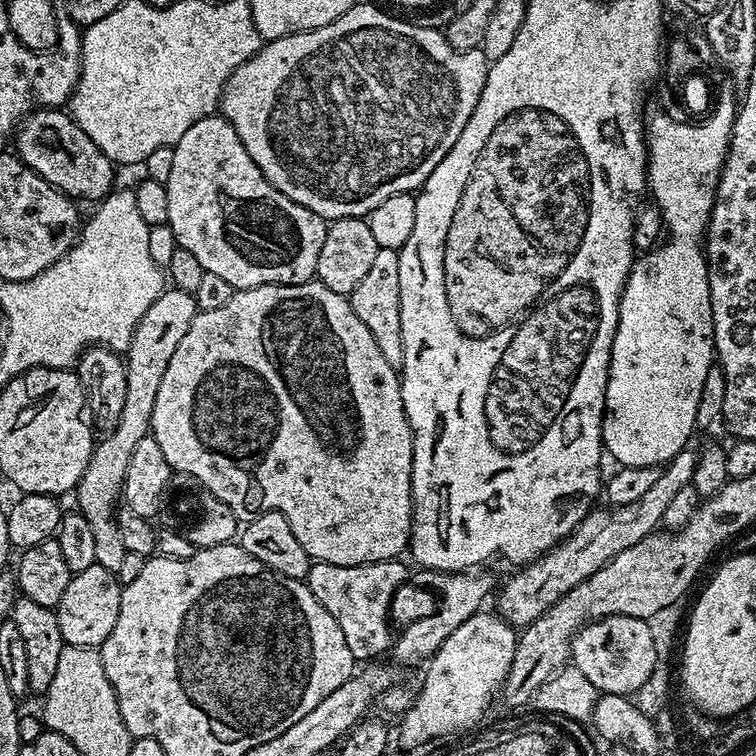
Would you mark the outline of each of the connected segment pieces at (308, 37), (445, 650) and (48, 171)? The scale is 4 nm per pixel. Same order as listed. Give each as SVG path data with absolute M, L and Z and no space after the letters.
M356 2L350 10L346 10L346 14L342 14L342 18L318 30L267 41L245 64L234 70L228 85L224 87L219 111L228 119L230 126L234 126L242 146L246 146L246 154L254 158L254 166L258 166L264 177L279 192L286 194L286 198L306 206L328 222L351 216L364 218L374 210L374 206L386 202L386 198L394 198L394 194L403 192L415 193L421 186L427 185L428 175L444 162L454 142L458 142L458 134L462 134L470 114L474 114L474 106L478 106L478 98L482 94L489 67L490 61L480 48L459 52L450 46L440 28L419 28L418 25L407 24L396 16L387 16L382 9L375 8L372 4Z
M481 610L475 616L466 618L446 642L432 655L423 669L424 681L420 684L420 692L415 693L412 705L399 717L400 744L404 748L416 748L419 744L428 744L447 732L456 732L459 728L468 728L488 708L492 695L497 695L498 689L503 685L510 670L510 662L514 658L514 650L518 639L517 629L501 618L499 615Z
M42 108L25 121L16 134L17 155L44 180L73 199L99 202L115 187L116 166L94 144L75 119L63 109Z

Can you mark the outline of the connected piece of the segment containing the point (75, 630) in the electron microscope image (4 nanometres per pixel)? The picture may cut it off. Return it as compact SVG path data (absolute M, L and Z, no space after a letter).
M97 563L73 575L70 586L66 586L66 594L62 594L62 602L54 609L65 645L99 649L106 638L110 638L110 630L114 630L114 622L118 622L121 587L119 575Z

